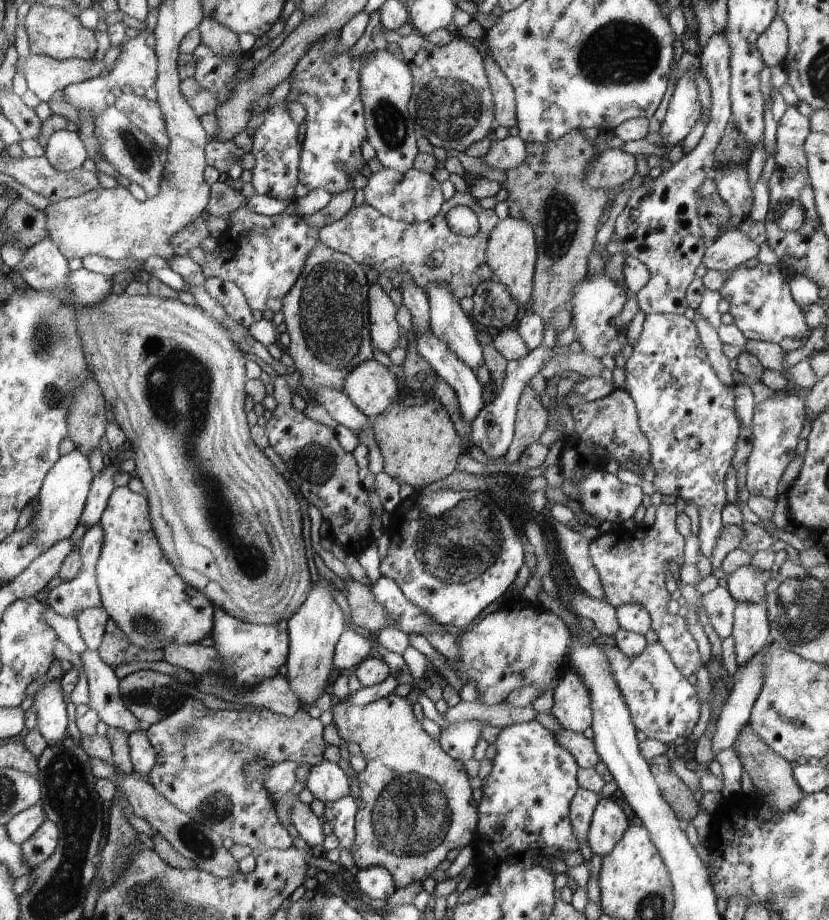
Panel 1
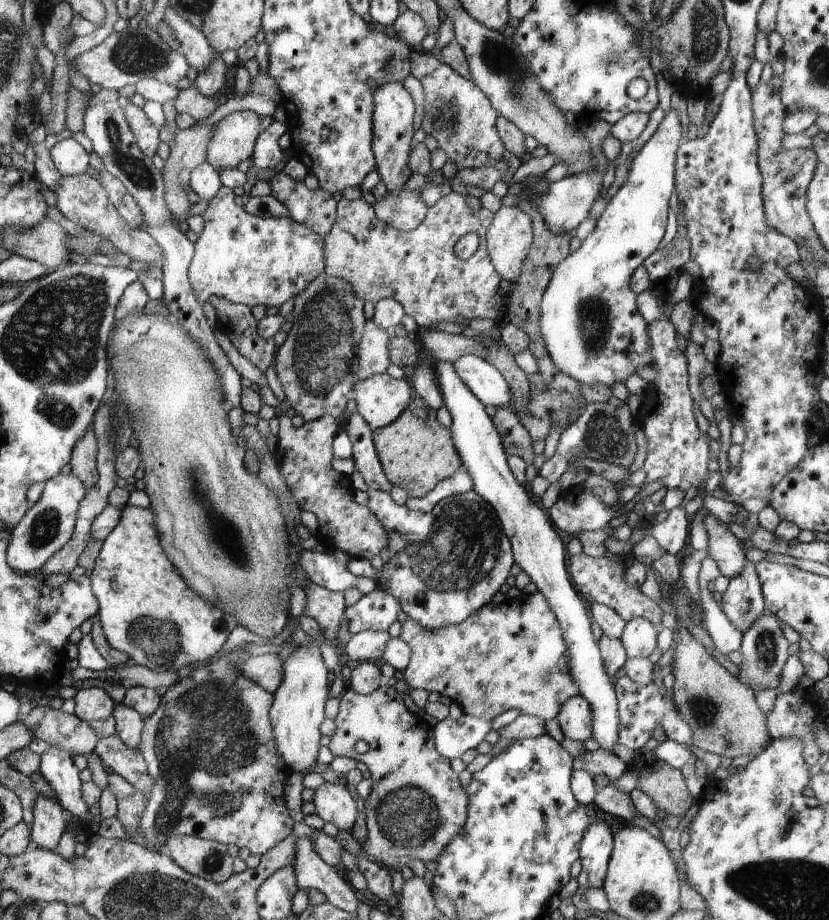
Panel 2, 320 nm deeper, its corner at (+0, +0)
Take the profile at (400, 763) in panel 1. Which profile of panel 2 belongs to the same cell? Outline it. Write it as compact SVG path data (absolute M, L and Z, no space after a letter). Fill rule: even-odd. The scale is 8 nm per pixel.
M388 686L378 687L374 692L367 695L354 692L354 689L348 687L340 697L339 712L334 722L336 723L337 729L334 736L331 736L331 741L328 746L332 751L332 754L335 757L348 757L358 762L364 762L364 764L369 768L372 780L371 792L365 800L365 824L367 825L368 831L367 840L362 844L365 853L368 856L374 856L378 862L384 862L386 868L393 868L396 871L400 871L403 866L408 866L410 860L422 860L424 863L428 860L435 861L437 856L445 850L447 844L454 840L458 832L464 828L469 814L470 798L469 796L466 796L466 792L464 792L464 788L462 788L462 784L460 784L460 780L458 780L458 774L450 768L450 762L448 762L448 759L443 757L441 753L437 751L436 741L432 738L433 727L430 726L424 718L414 716L414 714L404 706L404 702L402 702L402 694L398 694L398 692L394 690L394 687ZM359 740L364 740L364 742L370 746L370 749L367 752L364 752L364 754L359 754L354 747L356 742Z

